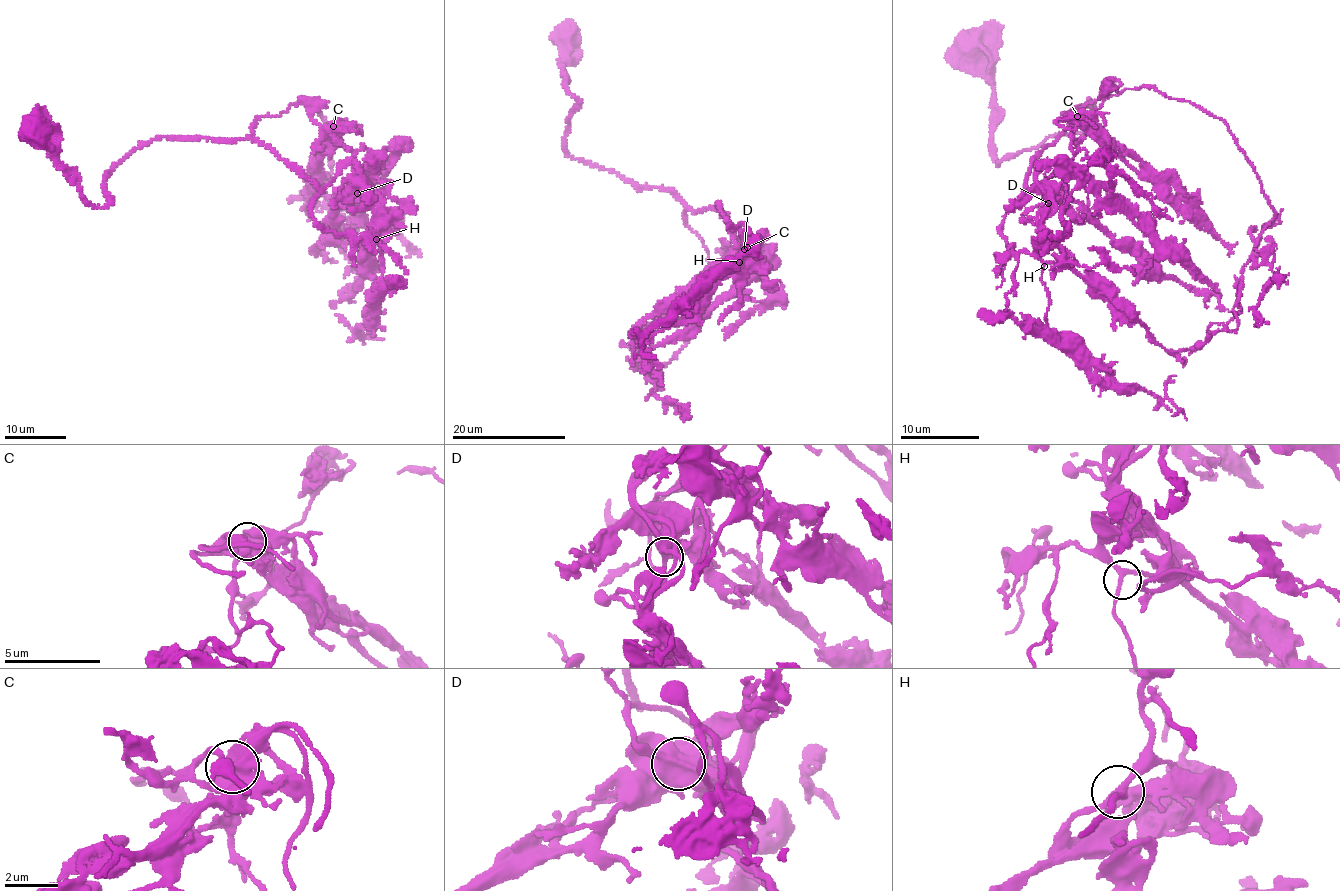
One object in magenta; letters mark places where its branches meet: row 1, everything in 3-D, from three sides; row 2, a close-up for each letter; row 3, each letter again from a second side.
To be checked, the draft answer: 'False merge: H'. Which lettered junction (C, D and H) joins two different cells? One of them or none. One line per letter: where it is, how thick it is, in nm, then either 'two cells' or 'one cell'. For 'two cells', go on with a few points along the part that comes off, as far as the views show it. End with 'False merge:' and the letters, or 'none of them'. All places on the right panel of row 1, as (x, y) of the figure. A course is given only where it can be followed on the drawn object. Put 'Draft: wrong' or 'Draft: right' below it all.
C: at (1077, 116); 600 nm thick; one cell
D: at (1048, 203); 480 nm thick; one cell
H: at (1044, 266); 200 nm thick; one cell
False merge: none of them
Draft: wrong

